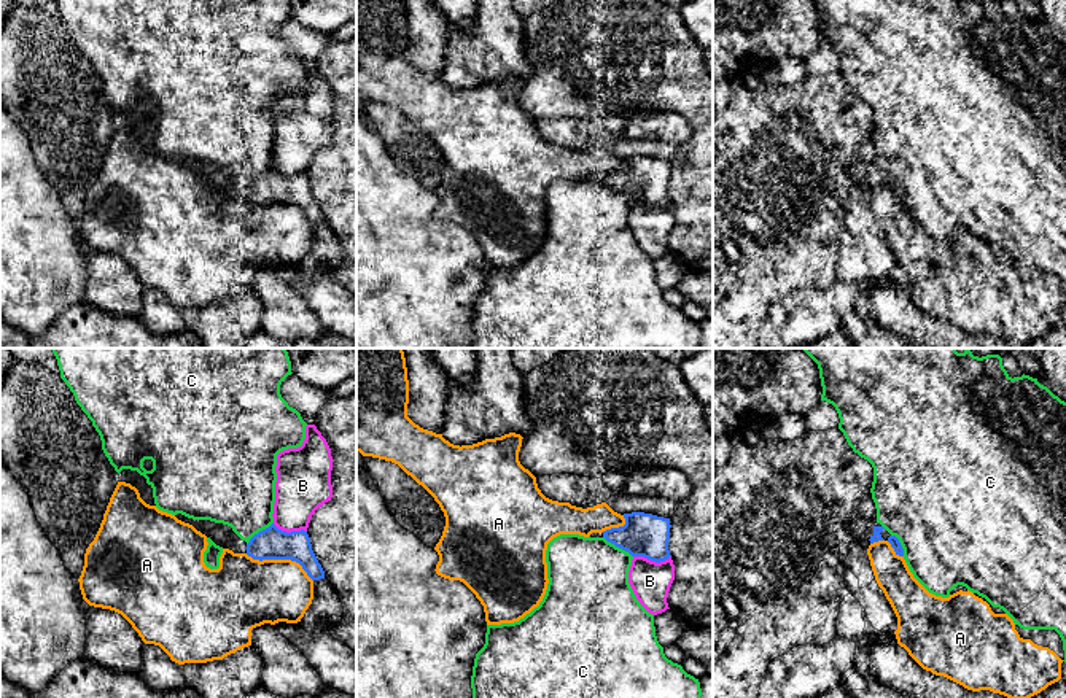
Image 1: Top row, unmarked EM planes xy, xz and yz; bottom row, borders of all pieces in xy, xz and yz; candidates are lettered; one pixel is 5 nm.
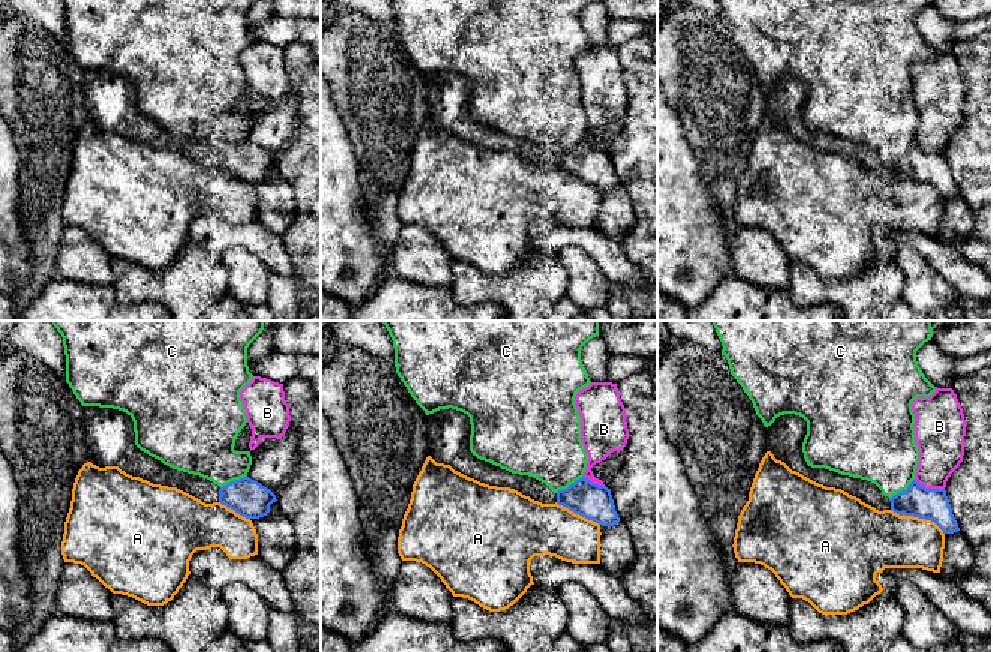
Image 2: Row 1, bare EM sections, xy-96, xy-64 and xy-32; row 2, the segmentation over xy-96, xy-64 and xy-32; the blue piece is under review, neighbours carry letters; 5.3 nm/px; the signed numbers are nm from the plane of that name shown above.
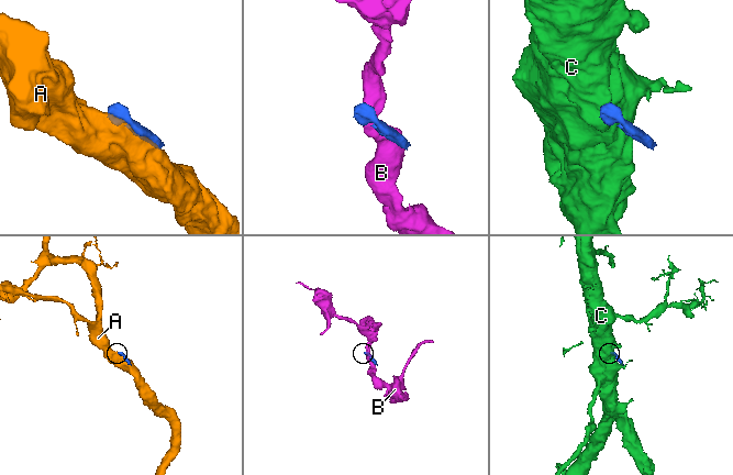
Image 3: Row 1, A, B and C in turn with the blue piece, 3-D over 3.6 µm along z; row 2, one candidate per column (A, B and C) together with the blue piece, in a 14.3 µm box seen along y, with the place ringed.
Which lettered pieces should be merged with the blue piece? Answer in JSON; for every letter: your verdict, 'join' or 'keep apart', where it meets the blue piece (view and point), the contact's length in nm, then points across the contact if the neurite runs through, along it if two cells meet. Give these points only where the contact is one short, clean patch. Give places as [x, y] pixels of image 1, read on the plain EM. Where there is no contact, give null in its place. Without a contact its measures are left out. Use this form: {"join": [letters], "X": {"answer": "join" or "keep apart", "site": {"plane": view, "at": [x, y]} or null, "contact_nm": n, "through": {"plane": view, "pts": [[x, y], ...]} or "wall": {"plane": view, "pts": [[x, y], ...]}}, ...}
{"join": [], "A": {"answer": "keep apart", "site": {"plane": "xy", "at": [280, 202]}, "contact_nm": 380}, "B": {"answer": "keep apart", "site": {"plane": "xz", "at": [653, 204]}, "contact_nm": 190}, "C": {"answer": "keep apart", "site": {"plane": "xz", "at": [618, 190]}, "contact_nm": 190}}

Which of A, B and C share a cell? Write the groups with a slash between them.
A / B / C

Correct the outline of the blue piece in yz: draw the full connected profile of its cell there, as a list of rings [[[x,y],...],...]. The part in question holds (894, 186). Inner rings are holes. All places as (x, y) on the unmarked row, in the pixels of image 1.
[[[880,167],[873,169],[873,178],[870,180],[870,188],[878,184],[888,184],[894,192],[896,199],[904,200],[904,192],[896,180],[891,180]]]

